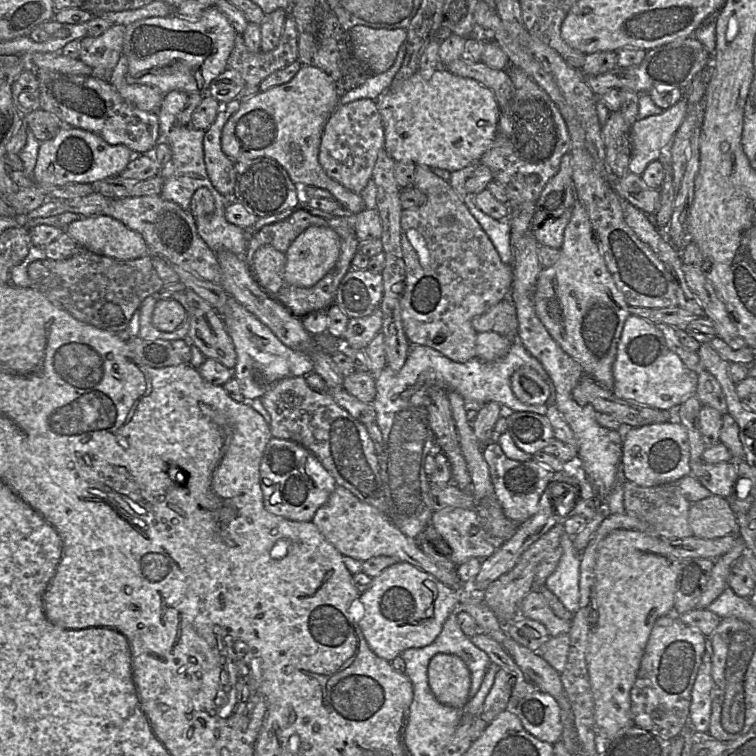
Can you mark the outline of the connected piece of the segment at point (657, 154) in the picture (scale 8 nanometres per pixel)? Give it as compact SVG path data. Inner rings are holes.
M686 96L659 115L637 119L630 129L629 172L641 176L647 165L661 159L681 125L689 103Z

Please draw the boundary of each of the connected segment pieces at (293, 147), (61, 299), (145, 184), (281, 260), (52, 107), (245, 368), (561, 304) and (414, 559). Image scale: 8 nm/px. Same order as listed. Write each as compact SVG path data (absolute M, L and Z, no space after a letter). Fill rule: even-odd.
M302 65L296 75L287 83L259 91L241 100L240 108L225 123L221 134L221 148L234 162L267 157L277 161L288 173L294 184L300 187L316 186L328 190L350 214L366 209L360 194L352 192L329 177L319 163L319 148L324 126L340 104L332 78L317 67Z
M78 246L71 257L65 260L37 260L28 267L32 288L40 291L58 308L70 313L77 320L102 330L119 333L128 325L143 301L157 293L165 285L152 264L152 256L147 255L134 260L118 260L101 256Z
M120 175L109 177L92 184L96 193L111 199L122 199L124 197L141 197L160 195L164 179L156 175L147 180L125 179Z
M270 245L261 246L253 254L253 270L249 269L254 280L276 301L284 305L299 318L318 312L327 311L335 303L338 287L334 287L336 268L330 270L319 282L311 287L298 287L289 284L284 278L286 255Z
M36 69L39 82L40 109L57 116L65 126L93 132L110 145L125 145L130 150L146 154L153 150L159 138L159 118L125 101L108 81L93 76L71 75Z
M234 297L228 298L225 314L221 318L237 353L233 376L246 400L261 398L283 378L306 376L313 371L314 365L309 352L294 350L283 344L268 326Z
M578 200L564 231L560 258L553 266L543 268L539 273L533 302L538 318L562 350L581 365L586 376L591 377L602 387L612 390L614 384L612 366L616 358L617 346L624 323L631 314L629 305L606 267L588 213Z
M337 485L327 503L321 506L312 519L323 536L342 554L362 562L376 556L396 557L399 561L430 573L444 585L459 589L462 583L457 569L447 570L428 557L415 540L404 535L388 518L374 506L359 500L352 492Z

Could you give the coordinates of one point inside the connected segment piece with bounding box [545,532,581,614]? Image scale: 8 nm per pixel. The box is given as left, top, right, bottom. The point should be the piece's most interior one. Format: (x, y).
(564, 581)

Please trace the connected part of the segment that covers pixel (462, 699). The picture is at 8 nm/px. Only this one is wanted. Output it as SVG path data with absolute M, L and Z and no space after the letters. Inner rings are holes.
M435 654L429 661L427 677L433 695L441 704L463 708L468 702L471 674L457 655Z

